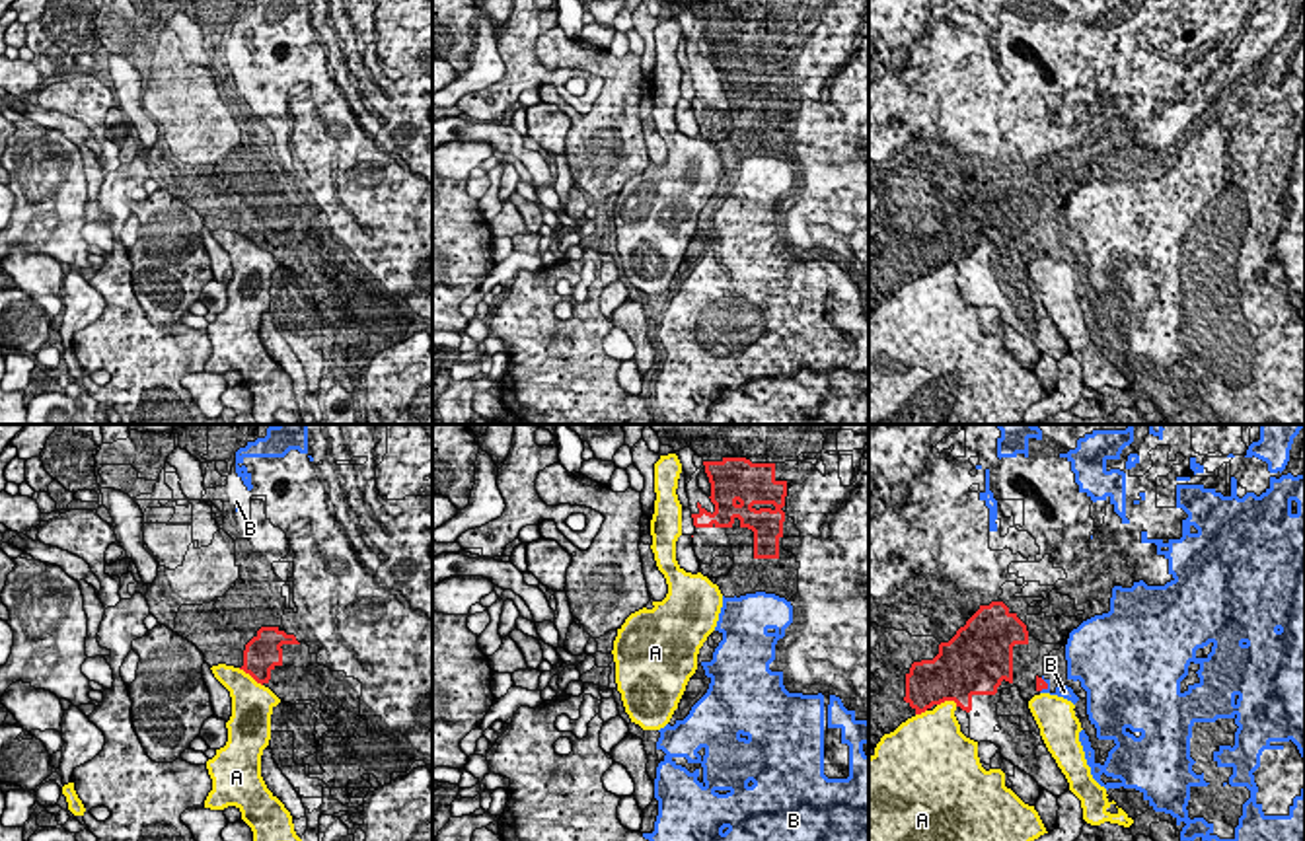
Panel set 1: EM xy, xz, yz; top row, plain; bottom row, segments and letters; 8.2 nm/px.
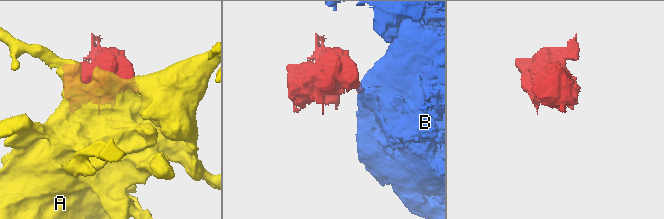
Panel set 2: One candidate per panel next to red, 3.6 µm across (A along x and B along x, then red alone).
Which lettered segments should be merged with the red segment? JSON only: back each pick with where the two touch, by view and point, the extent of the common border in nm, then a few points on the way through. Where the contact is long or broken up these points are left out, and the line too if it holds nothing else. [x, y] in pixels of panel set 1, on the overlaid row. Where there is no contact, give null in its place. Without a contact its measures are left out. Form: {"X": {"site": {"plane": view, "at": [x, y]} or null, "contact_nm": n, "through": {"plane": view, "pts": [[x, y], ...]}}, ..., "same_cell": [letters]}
{"same_cell": []}

